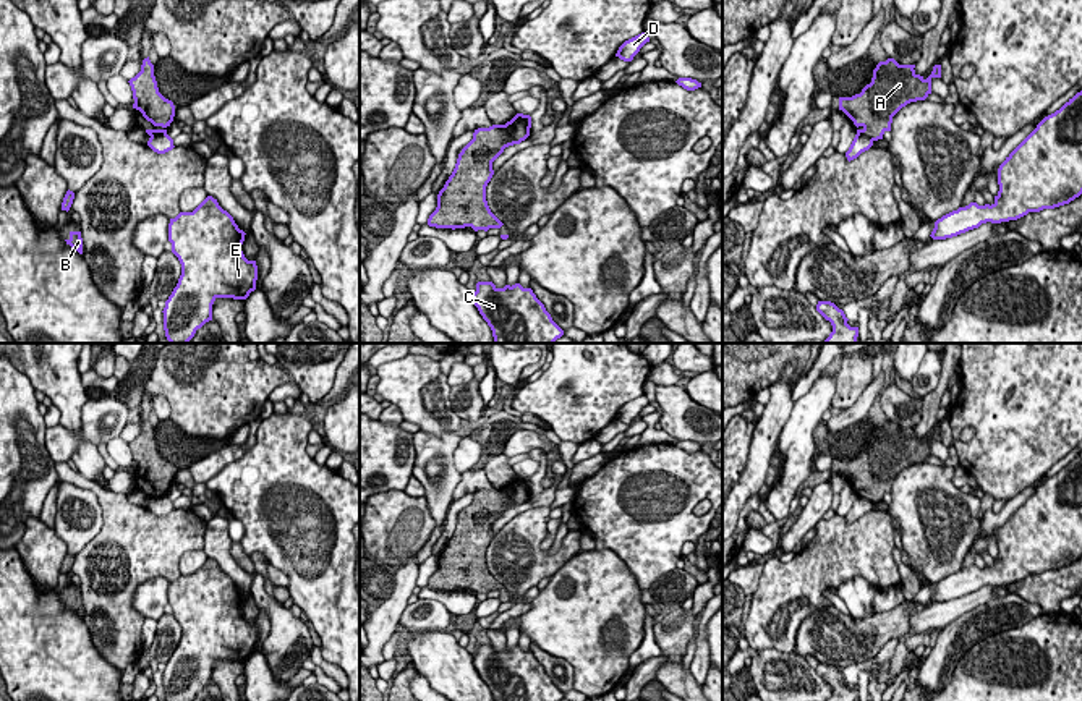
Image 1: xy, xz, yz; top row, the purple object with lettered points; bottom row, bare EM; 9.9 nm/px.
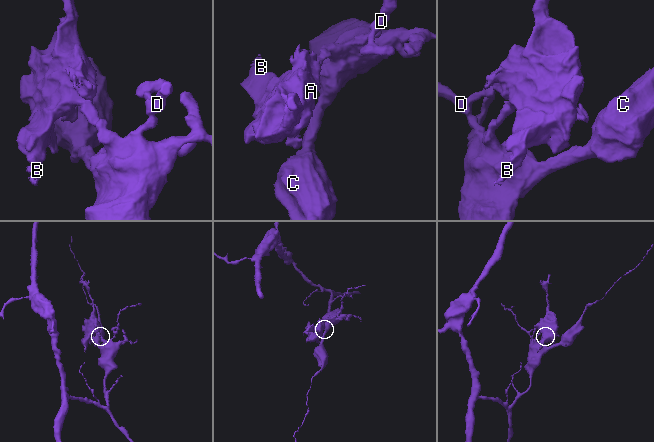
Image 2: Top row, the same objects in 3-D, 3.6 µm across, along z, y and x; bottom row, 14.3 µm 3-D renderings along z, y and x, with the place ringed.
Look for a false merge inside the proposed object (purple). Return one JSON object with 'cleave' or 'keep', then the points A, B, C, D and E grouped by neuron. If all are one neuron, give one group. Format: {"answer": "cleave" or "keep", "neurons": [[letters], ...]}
{"answer": "cleave", "neurons": [["A", "B"], ["C", "D", "E"]]}

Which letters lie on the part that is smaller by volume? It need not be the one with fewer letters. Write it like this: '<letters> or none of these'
A, B

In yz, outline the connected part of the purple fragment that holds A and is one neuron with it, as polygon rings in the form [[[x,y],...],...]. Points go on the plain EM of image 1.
[[[888,421],[876,427],[871,445],[860,457],[839,460],[839,473],[858,491],[857,497],[873,503],[883,502],[883,497],[891,494],[892,479],[902,469],[931,457],[931,442],[941,440],[941,427],[935,427],[927,442],[914,431],[915,427],[899,427]]]

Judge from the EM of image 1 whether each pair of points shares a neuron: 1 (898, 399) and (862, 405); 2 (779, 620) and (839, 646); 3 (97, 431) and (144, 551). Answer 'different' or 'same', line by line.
1: different
2: different
3: different

